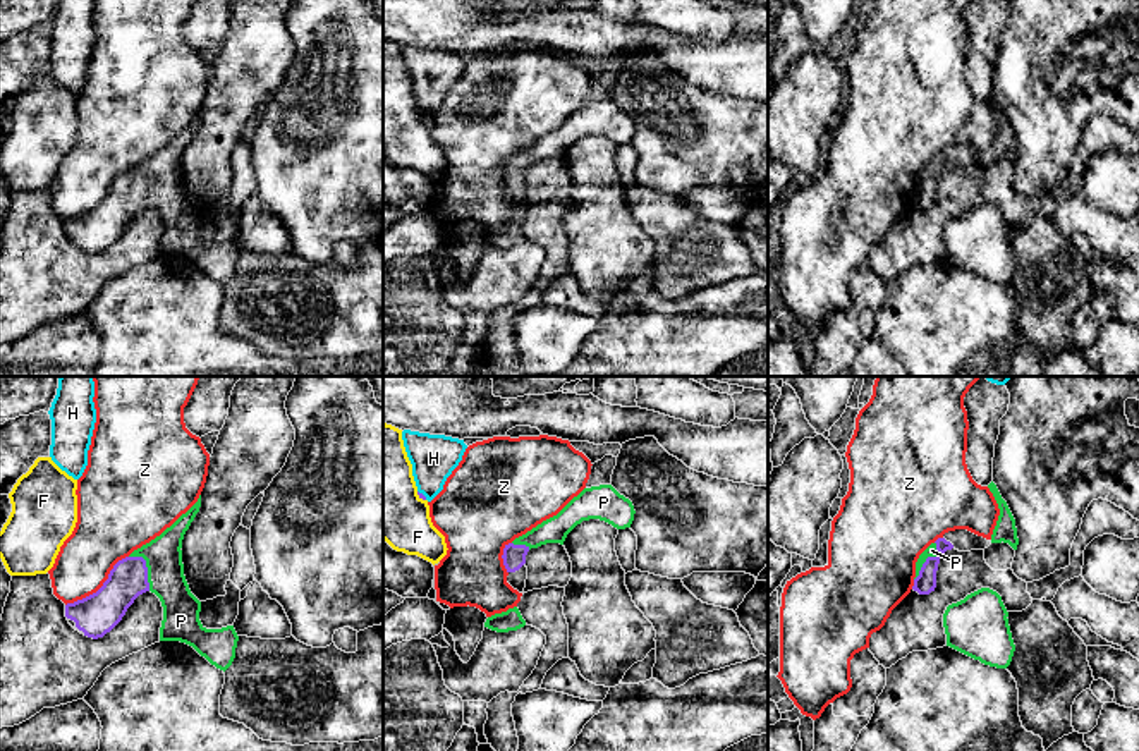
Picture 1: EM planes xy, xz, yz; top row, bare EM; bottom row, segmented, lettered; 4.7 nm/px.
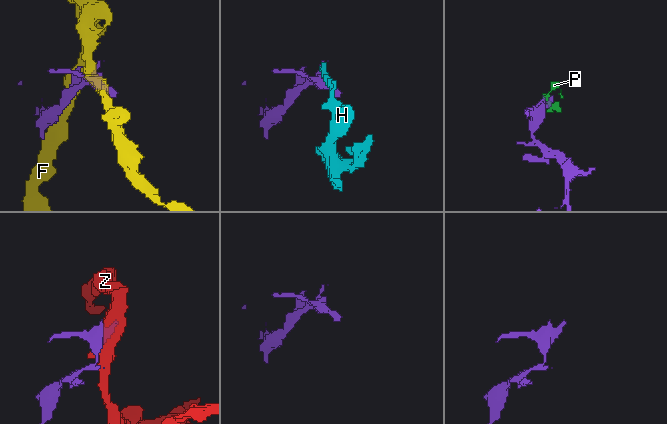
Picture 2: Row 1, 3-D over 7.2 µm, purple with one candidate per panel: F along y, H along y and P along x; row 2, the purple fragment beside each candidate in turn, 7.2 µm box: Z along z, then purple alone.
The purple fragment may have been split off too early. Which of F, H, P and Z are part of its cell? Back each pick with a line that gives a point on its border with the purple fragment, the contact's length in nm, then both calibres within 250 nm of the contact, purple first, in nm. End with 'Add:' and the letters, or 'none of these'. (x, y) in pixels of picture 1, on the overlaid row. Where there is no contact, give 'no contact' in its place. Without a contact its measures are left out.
P: contact xy (146, 567); length 190 nm; calibres 180 and 180 nm
Add: P

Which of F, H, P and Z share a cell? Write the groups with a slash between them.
F / H / P / Z

